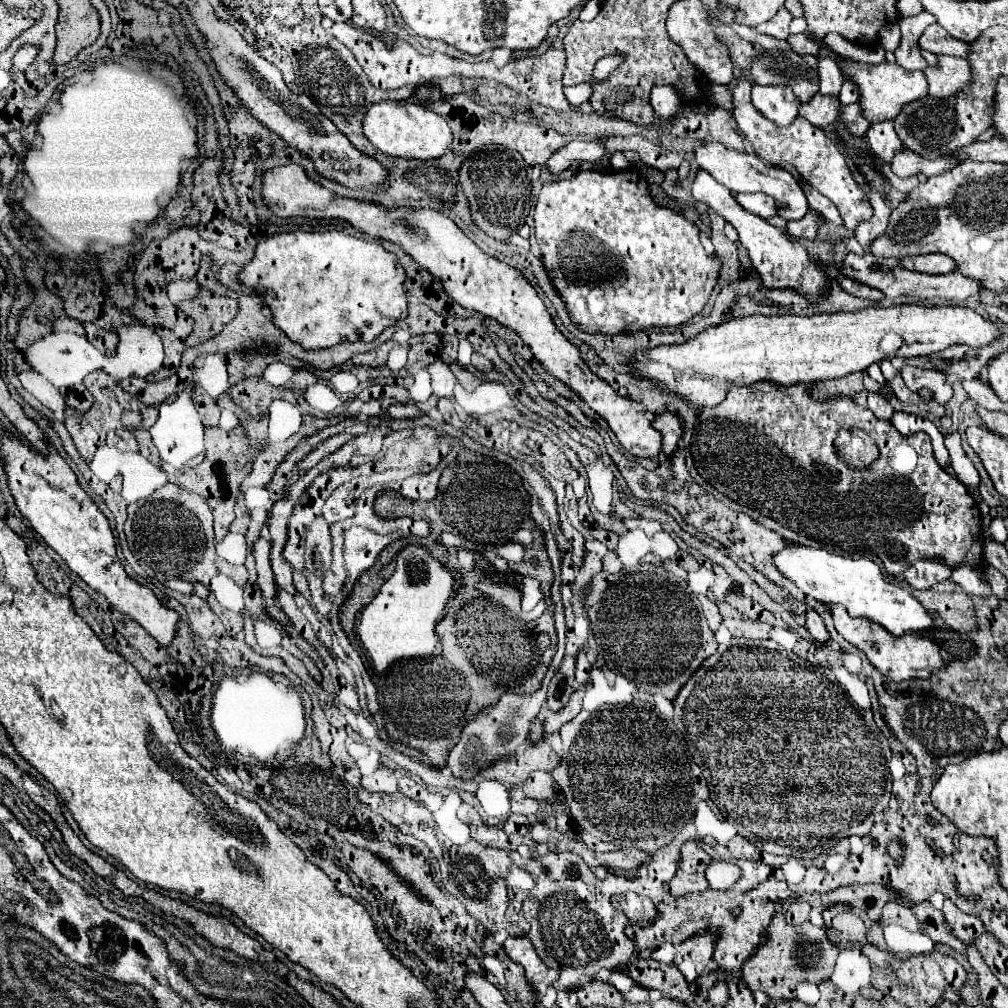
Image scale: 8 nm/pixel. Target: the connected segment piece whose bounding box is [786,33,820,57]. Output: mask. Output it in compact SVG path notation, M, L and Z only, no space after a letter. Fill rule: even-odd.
M800 33L800 35L790 35L788 39L786 39L792 47L794 47L794 51L798 51L798 53L808 53L808 55L818 55L818 51L820 51L820 43L816 43L816 41L812 41L810 37L808 37L808 33Z

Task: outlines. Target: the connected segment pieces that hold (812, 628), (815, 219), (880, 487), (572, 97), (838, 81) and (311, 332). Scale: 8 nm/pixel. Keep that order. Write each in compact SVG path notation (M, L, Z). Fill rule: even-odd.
M808 609L808 611L806 611L806 629L808 629L810 635L816 639L816 643L822 643L822 645L824 645L824 643L830 639L830 635L828 635L828 631L826 631L820 615L818 615L814 609Z
M812 209L806 211L806 215L802 219L796 221L788 221L788 231L792 237L802 237L802 239L816 239L820 227L824 225L824 221L820 219L820 215Z
M758 381L754 385L748 385L748 387L730 387L726 399L718 405L718 407L704 407L702 411L698 411L698 419L696 419L696 427L694 427L694 433L692 433L692 459L694 459L694 465L698 469L698 473L718 491L722 493L724 497L728 497L730 501L738 503L744 507L744 511L764 523L768 529L780 533L786 541L790 543L798 543L798 545L806 545L806 547L822 547L824 551L834 551L838 555L852 555L852 553L868 553L868 551L874 551L880 561L884 563L884 569L890 573L890 575L898 575L898 573L904 573L916 559L920 557L938 557L938 559L944 559L946 563L950 565L972 565L972 567L978 567L980 561L982 561L982 543L984 543L984 537L982 537L982 523L980 523L980 511L976 511L976 501L970 497L970 491L964 489L964 485L958 481L958 479L952 479L950 475L944 473L944 469L936 463L934 459L934 451L932 451L932 443L930 443L930 437L926 433L916 433L916 435L908 435L908 437L902 437L896 427L890 423L890 421L884 421L884 419L878 419L874 417L874 413L870 409L862 409L858 407L850 397L844 397L844 395L838 395L838 397L830 397L830 399L824 399L824 401L816 401L812 399L812 395L808 393L808 389L804 385L794 385L794 387L782 387L782 385L776 385L776 383L770 383L770 381ZM844 427L844 429L850 429L850 427L860 427L864 429L872 439L874 443L880 447L880 459L864 469L864 471L856 471L856 469L850 469L846 463L842 463L836 455L834 455L834 437L836 437L836 431ZM906 441L908 445L914 447L916 455L918 455L918 465L912 473L898 473L890 467L888 463L888 453L890 453L890 447L898 445Z
M582 83L582 85L572 85L564 89L566 99L576 105L576 107L584 107L590 103L590 91L592 91L594 83Z
M820 57L818 63L820 63L820 93L824 93L824 95L838 95L842 83L844 83L842 71L828 57Z
M294 231L294 233L280 233L280 235L274 235L266 241L262 241L258 247L256 247L256 255L254 259L244 265L242 273L240 273L240 281L254 289L264 301L266 305L270 307L272 315L274 315L274 323L296 343L300 343L304 349L326 349L326 347L334 347L338 343L346 343L346 341L374 341L386 327L394 325L396 321L404 319L408 315L408 297L406 297L406 287L404 287L404 281L406 281L406 271L404 267L400 265L398 257L390 251L386 251L380 243L368 243L364 239L358 239L358 237L352 237L344 231L330 231L330 233L308 233L308 231Z

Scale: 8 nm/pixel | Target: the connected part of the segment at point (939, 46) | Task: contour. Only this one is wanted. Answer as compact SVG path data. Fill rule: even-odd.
M932 23L920 37L920 47L926 51L932 51L936 55L954 55L954 57L968 57L972 51L972 43L962 43L960 39L952 39L952 35L946 35L938 23Z

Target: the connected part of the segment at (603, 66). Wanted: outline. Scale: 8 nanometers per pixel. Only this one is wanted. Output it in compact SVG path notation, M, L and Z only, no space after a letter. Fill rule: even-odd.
M606 55L604 59L600 59L596 63L596 69L594 69L594 83L602 83L604 79L608 79L620 65L622 61L626 61L626 55Z

